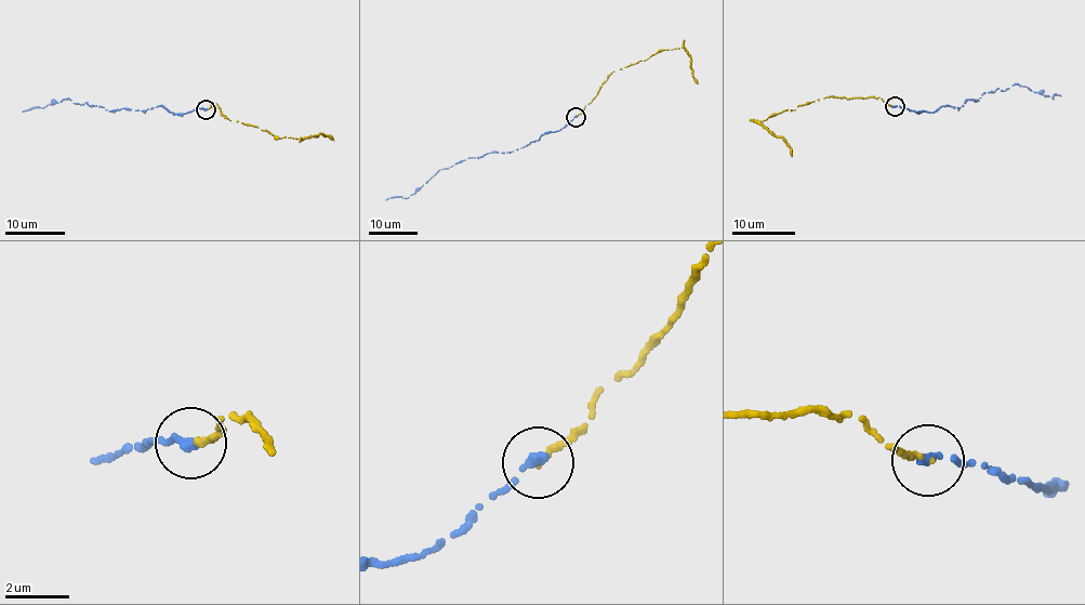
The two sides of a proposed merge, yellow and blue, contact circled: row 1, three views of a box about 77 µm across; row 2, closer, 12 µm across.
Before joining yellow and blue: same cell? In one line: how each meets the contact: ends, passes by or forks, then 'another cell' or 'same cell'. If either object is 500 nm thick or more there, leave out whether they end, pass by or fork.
yellow ends | blue ends | same cell

